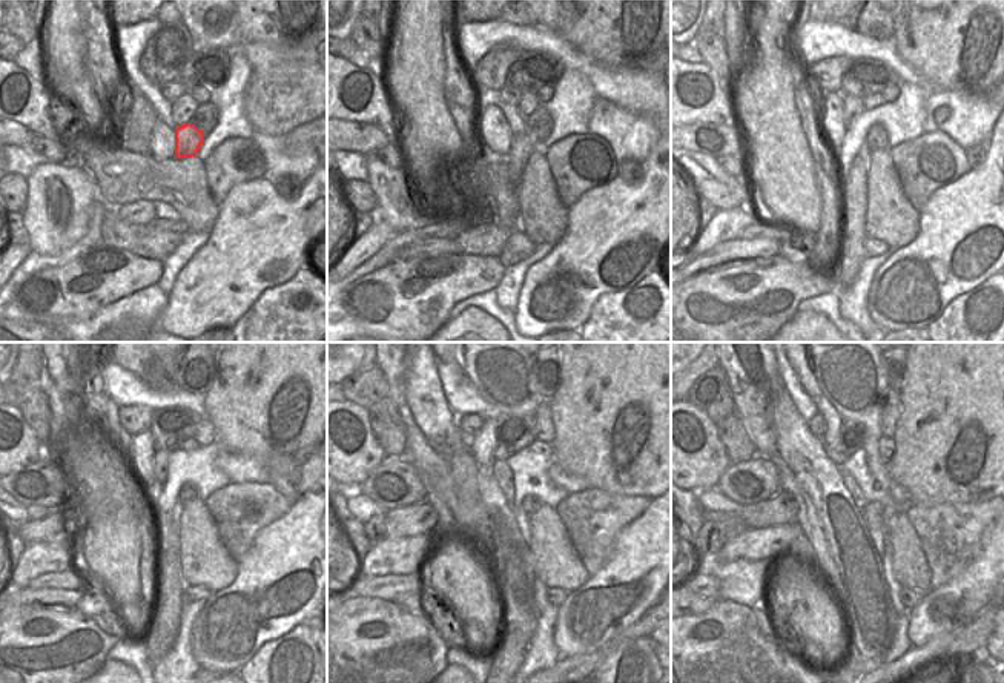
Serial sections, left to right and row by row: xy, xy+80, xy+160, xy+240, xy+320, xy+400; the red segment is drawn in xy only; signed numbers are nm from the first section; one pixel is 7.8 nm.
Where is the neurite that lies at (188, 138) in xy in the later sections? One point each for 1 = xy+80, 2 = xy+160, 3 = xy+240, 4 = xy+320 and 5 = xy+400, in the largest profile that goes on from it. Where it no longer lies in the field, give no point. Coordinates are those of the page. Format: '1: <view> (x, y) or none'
1: xy+80 (522, 146)
2: xy+160 (854, 235)
3: xy+240 (165, 628)
4: xy+320 (510, 654)
5: xy+400 (854, 654)

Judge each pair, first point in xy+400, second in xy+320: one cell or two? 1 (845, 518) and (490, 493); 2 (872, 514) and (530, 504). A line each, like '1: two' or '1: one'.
1: one
2: one

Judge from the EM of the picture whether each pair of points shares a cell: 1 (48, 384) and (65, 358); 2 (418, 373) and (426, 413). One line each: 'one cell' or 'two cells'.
1: two cells
2: one cell

